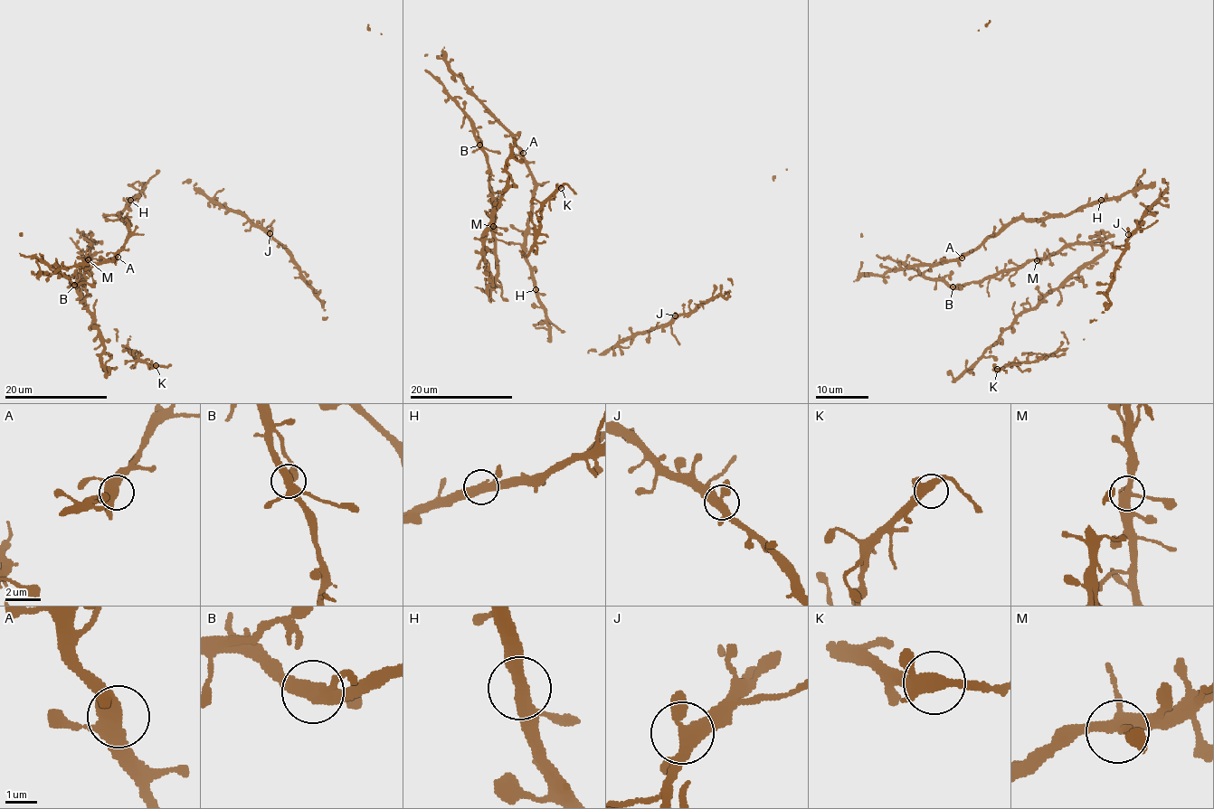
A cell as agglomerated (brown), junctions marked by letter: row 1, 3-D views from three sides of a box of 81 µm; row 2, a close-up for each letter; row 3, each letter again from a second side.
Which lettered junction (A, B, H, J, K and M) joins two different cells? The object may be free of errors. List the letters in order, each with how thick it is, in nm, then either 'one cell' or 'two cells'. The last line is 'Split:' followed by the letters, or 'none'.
A: calibre 400 nm; one cell
B: calibre 400 nm; one cell
H: calibre 360 nm; one cell
J: calibre 400 nm; one cell
K: calibre 400 nm; one cell
M: calibre 360 nm; one cell
Split: none

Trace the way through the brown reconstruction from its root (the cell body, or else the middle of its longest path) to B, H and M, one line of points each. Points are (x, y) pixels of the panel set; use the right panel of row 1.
B: (959, 257), (932, 264), (900, 266), (904, 272), (915, 268), (929, 278), (953, 286)
H: (959, 257), (973, 251), (988, 238), (1020, 219), (1042, 220), (1049, 216), (1068, 216), (1101, 200)
M: (959, 257), (932, 264), (900, 266), (904, 272), (915, 268), (929, 278), (959, 286), (1037, 260)

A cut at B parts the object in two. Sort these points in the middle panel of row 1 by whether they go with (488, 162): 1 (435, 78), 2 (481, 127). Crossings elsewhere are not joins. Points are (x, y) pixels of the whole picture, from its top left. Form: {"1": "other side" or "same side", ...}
{"1": "other side", "2": "other side"}

